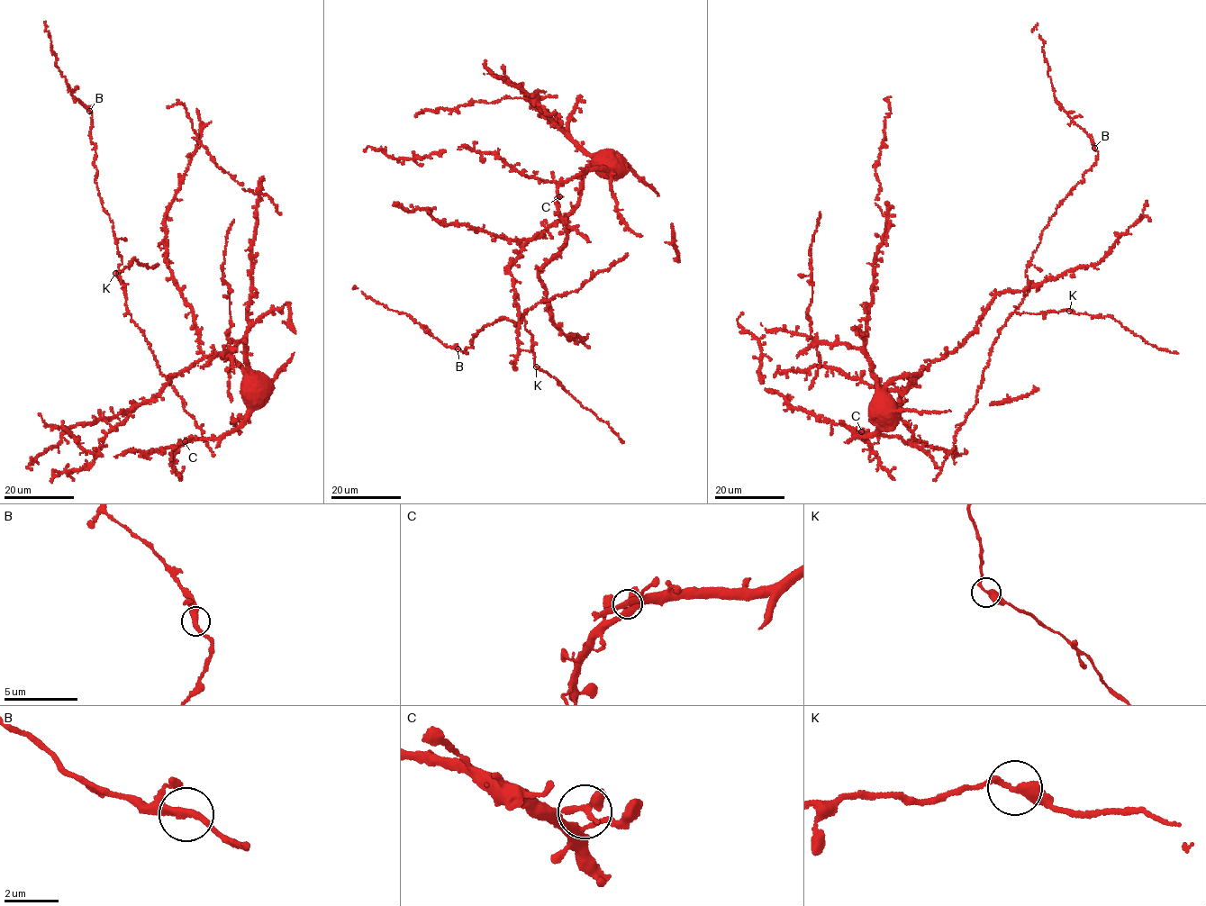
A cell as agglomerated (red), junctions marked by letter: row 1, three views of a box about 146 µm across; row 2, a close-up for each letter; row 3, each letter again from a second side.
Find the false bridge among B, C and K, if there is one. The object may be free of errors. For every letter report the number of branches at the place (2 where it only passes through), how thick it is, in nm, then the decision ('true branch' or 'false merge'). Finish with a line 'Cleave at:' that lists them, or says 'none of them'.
B: 2 branches meet; 320 nm thick; true branch
C: 2 branches meet; 280 nm thick; true branch
K: 2 branches meet; 320 nm thick; true branch
Cleave at: none of them

